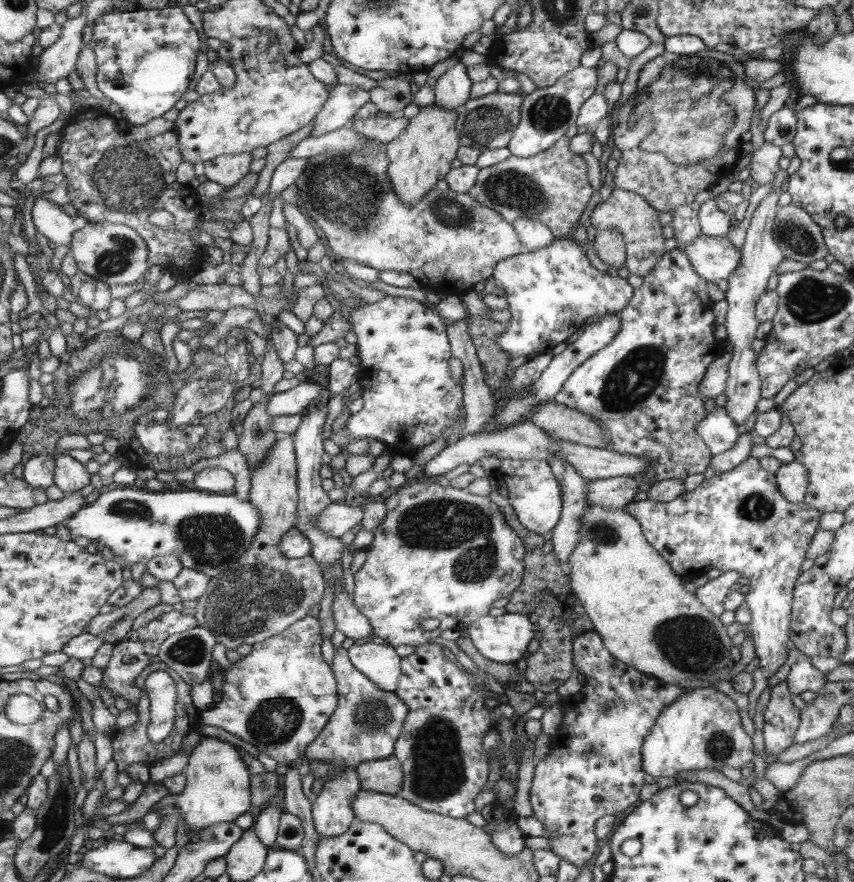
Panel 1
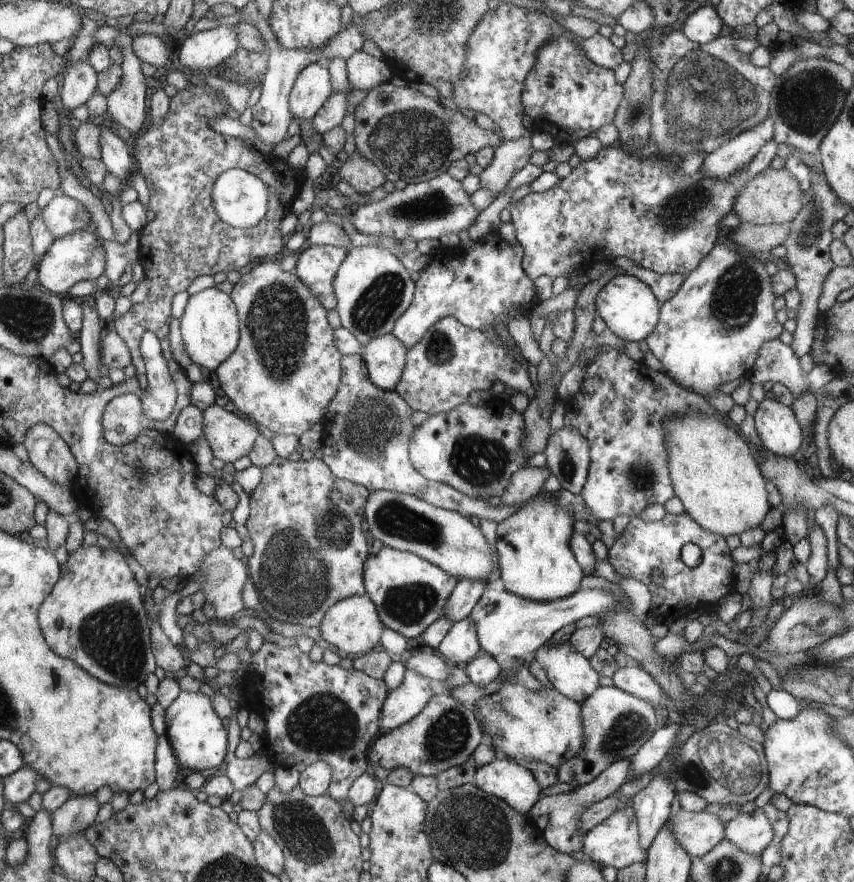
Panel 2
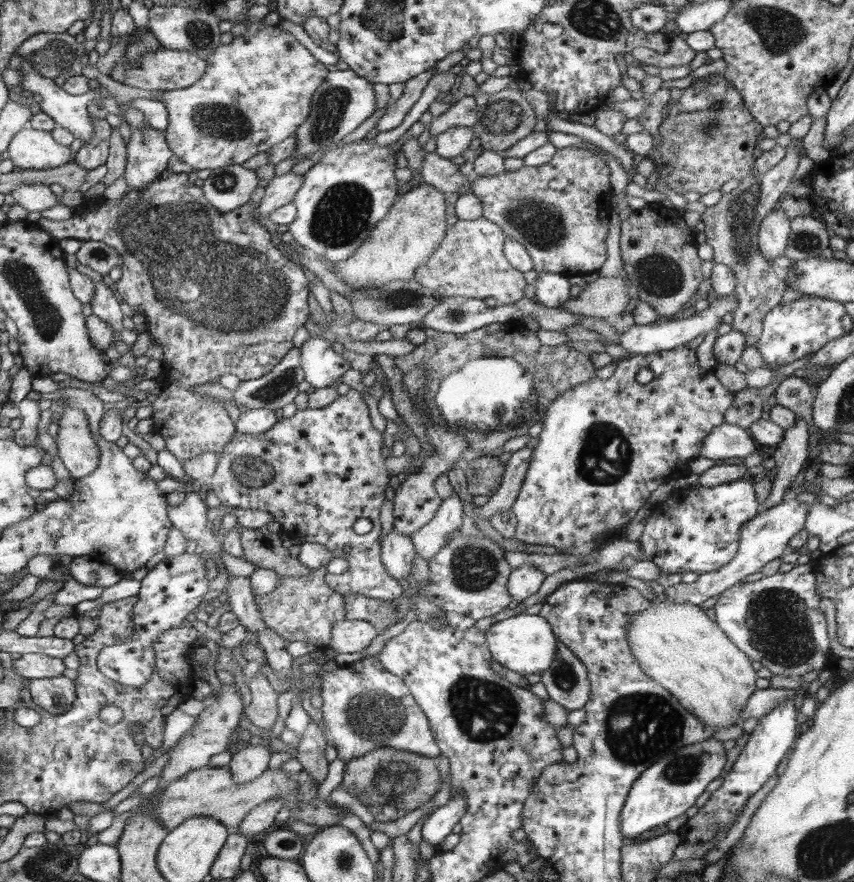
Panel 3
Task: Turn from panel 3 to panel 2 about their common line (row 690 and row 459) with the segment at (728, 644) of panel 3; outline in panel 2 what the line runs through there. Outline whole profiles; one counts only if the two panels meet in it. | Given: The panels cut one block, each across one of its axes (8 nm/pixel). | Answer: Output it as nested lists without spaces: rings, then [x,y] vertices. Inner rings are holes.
[[[686,412],[684,416],[670,416],[662,422],[666,454],[668,454],[669,475],[674,494],[684,504],[685,513],[693,518],[701,528],[719,536],[741,536],[751,528],[762,527],[762,520],[770,512],[766,482],[762,470],[752,454],[750,444],[742,434],[738,434],[726,420],[724,414],[706,416],[704,412]]]

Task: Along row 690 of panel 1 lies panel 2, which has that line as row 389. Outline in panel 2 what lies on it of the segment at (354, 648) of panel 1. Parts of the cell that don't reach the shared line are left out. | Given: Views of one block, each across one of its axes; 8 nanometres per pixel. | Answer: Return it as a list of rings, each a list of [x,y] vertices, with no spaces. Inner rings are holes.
[[[392,333],[370,340],[361,349],[370,380],[382,390],[396,392],[398,382],[405,371],[409,350]]]

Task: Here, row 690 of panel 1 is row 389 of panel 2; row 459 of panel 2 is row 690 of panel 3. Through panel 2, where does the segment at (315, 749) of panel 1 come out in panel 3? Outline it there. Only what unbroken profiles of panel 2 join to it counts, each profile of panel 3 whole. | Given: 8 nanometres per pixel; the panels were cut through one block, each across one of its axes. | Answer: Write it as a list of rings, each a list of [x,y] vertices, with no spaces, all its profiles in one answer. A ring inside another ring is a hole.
[[[376,656],[322,672],[322,720],[326,724],[327,744],[336,748],[340,760],[350,762],[378,748],[398,748],[422,756],[438,757],[438,746],[430,722],[421,705],[413,698],[408,684],[392,674]]]

